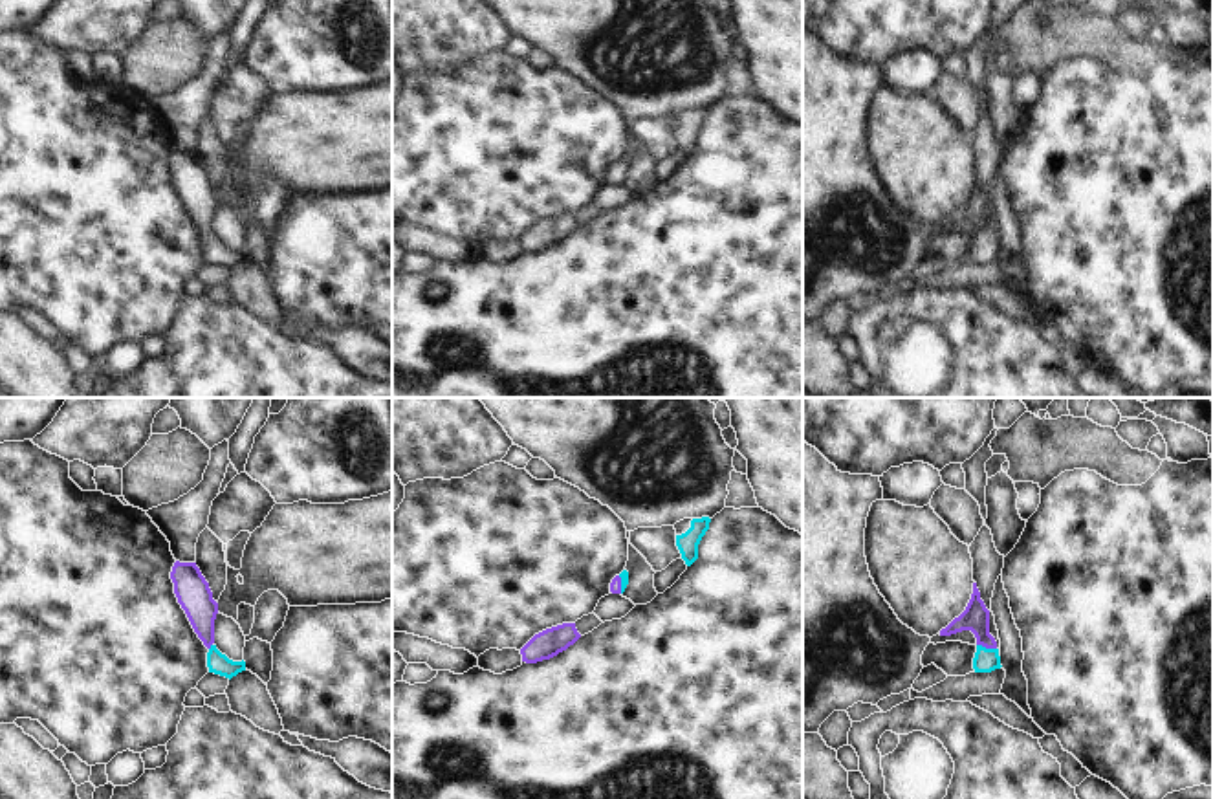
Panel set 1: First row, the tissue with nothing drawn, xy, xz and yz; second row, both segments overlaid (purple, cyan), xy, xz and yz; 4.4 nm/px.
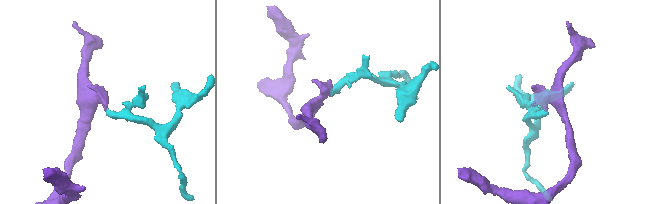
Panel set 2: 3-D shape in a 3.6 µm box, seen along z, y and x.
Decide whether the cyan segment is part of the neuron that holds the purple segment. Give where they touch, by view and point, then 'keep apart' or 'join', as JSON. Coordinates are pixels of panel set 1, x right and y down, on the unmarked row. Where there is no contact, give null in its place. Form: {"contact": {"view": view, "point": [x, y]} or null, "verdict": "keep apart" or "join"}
{"contact": {"view": "yz", "point": [986, 237]}, "verdict": "join"}

